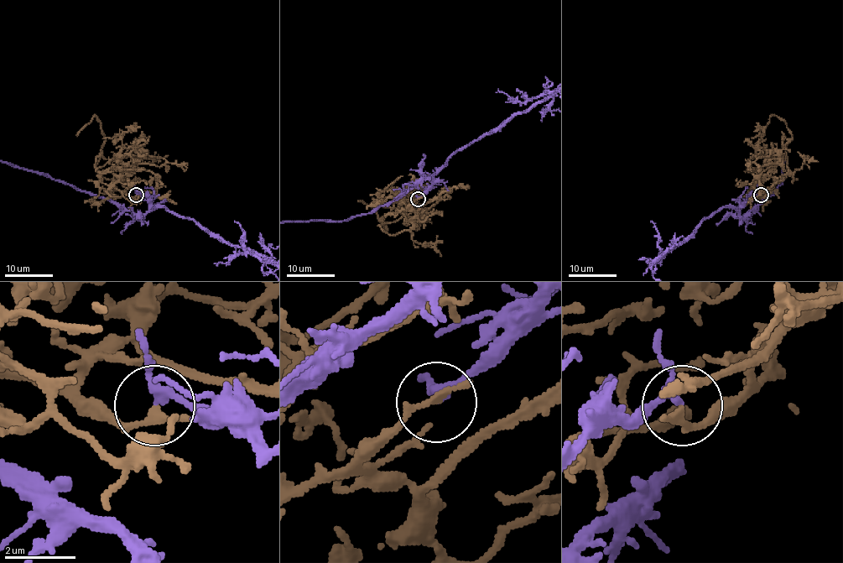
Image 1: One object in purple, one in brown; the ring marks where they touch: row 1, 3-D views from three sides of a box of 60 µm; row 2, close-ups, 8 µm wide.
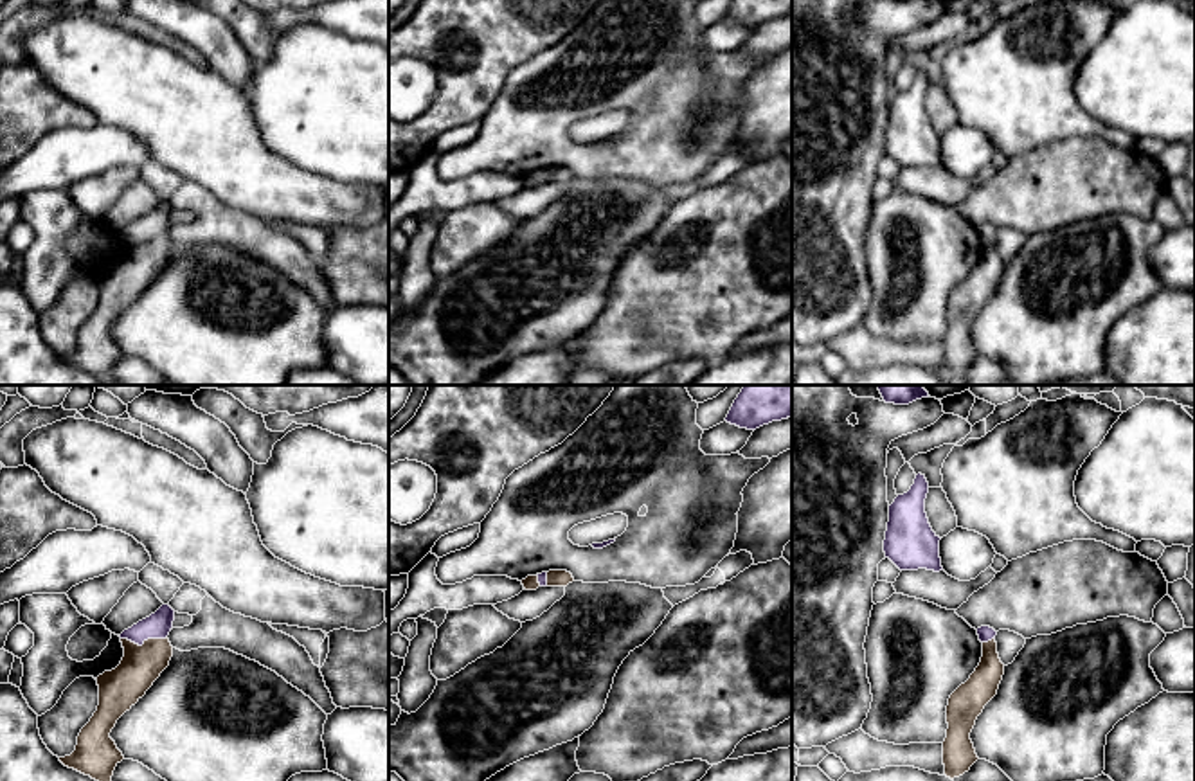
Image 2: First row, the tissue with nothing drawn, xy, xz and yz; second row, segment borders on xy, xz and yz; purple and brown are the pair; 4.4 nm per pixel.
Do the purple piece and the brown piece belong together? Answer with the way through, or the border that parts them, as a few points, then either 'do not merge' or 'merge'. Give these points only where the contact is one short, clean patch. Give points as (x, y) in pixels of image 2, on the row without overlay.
border along xy (166, 233), (146, 236), (141, 242), (121, 236); do not merge

